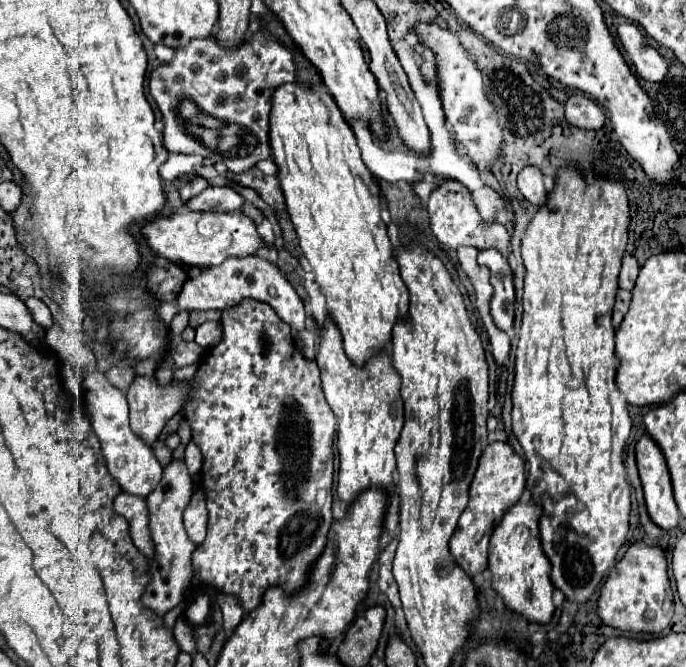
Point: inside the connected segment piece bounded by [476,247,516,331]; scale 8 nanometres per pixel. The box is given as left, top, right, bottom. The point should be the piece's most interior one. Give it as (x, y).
(502, 303)

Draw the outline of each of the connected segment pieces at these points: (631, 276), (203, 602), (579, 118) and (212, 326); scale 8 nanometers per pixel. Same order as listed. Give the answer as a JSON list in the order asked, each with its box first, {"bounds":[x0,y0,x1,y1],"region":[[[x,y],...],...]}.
[{"bounds":[618,255,638,291],"region":[[[626,255],[622,261],[622,271],[620,271],[620,281],[618,281],[620,289],[632,291],[636,277],[638,277],[638,261],[632,255]]]},{"bounds":[186,595,210,625],"region":[[[206,595],[196,597],[196,599],[186,607],[186,619],[188,619],[188,623],[192,623],[192,625],[202,625],[204,619],[208,617],[208,613],[210,613],[210,605],[208,605],[208,597],[206,597]]]},{"bounds":[564,95,606,131],"region":[[[572,95],[572,97],[568,97],[568,101],[566,101],[564,107],[566,107],[566,119],[574,127],[598,131],[606,123],[606,115],[604,115],[602,107],[598,103],[594,103],[592,99],[584,97],[584,95]]]},{"bounds":[196,321,222,349],"region":[[[216,321],[202,323],[196,329],[196,343],[204,349],[212,349],[216,343],[220,343],[220,339],[222,339],[222,327]]]}]

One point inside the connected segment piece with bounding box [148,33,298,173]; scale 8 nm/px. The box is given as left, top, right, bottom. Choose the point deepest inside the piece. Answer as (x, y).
(234, 84)

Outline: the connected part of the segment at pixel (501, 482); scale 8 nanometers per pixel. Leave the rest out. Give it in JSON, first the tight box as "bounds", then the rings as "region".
{"bounds":[450,443,526,577],"region":[[[492,443],[482,451],[478,469],[470,483],[470,501],[462,511],[456,531],[450,539],[450,553],[454,555],[456,563],[474,577],[476,573],[488,569],[488,541],[492,531],[500,525],[502,515],[510,505],[514,505],[526,489],[526,467],[524,459],[514,453],[508,443]]]}

